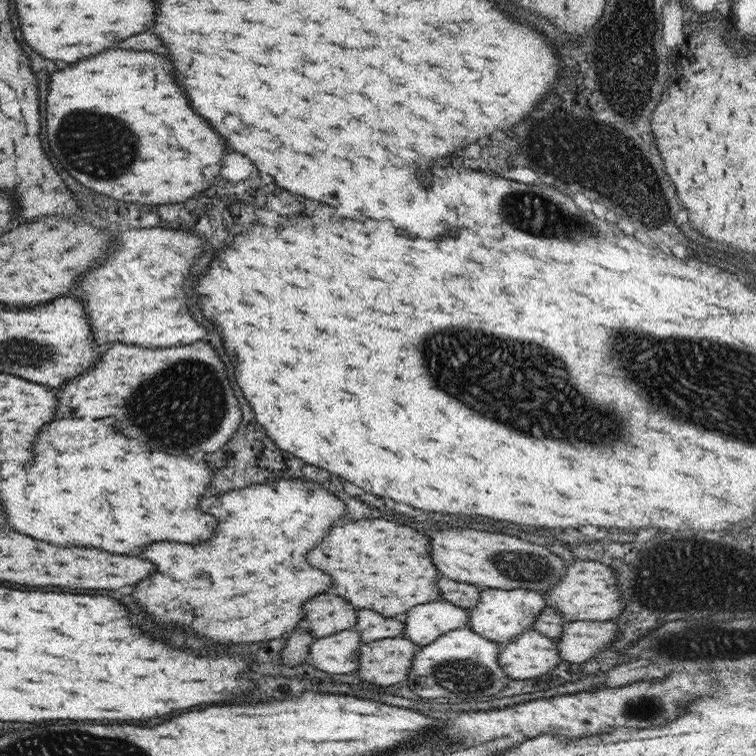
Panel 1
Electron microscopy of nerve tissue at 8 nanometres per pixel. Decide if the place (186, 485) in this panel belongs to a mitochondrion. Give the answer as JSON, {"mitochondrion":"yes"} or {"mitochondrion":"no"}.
{"mitochondrion":"no"}

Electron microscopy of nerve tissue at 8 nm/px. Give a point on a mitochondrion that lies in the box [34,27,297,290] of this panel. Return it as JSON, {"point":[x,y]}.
{"point":[80,151]}

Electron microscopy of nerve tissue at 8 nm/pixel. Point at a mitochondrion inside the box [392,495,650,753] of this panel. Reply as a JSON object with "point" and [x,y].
{"point":[452,674]}

